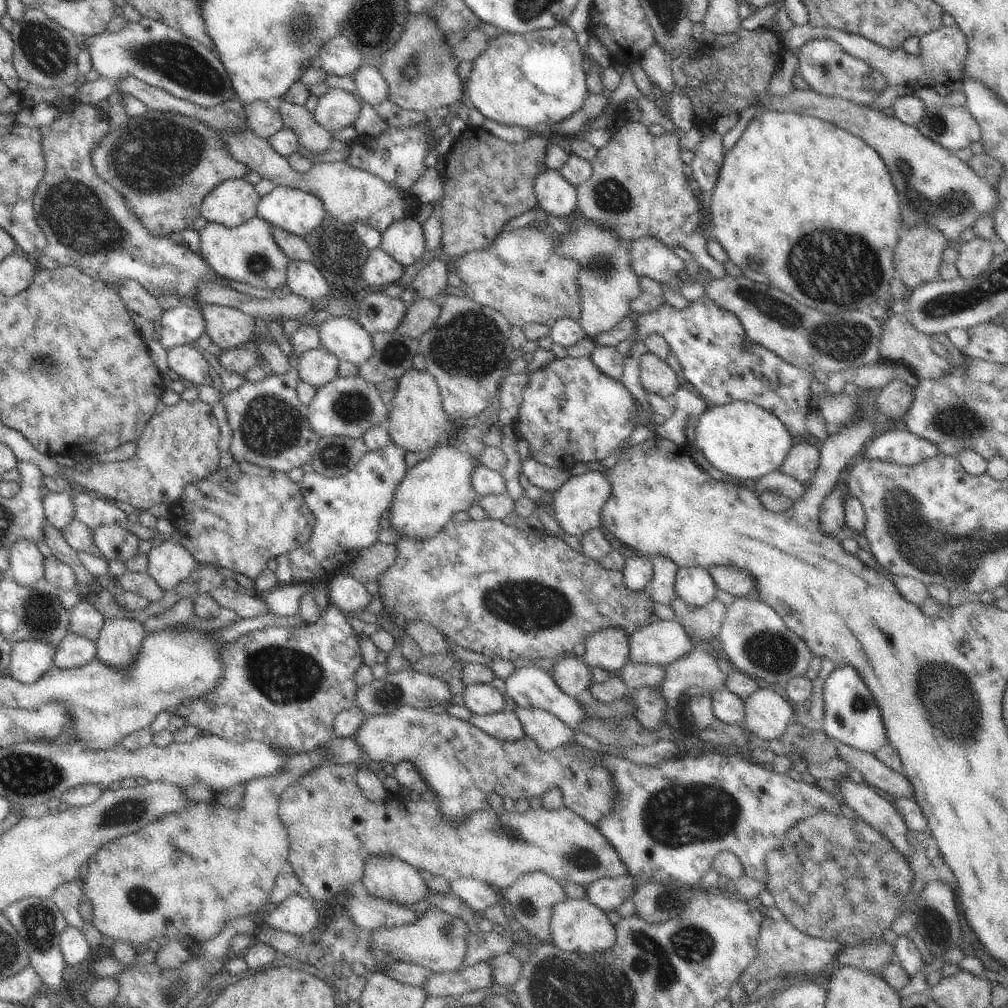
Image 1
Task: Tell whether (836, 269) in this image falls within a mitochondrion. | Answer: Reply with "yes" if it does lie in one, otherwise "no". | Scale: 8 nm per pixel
yes

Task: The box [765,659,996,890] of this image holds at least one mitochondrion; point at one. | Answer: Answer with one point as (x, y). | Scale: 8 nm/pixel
(966, 720)

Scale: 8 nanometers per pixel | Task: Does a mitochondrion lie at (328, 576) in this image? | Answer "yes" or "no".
no

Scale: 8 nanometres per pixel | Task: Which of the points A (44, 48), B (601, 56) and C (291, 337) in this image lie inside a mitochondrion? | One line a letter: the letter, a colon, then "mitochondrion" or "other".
A: mitochondrion
B: other
C: other

